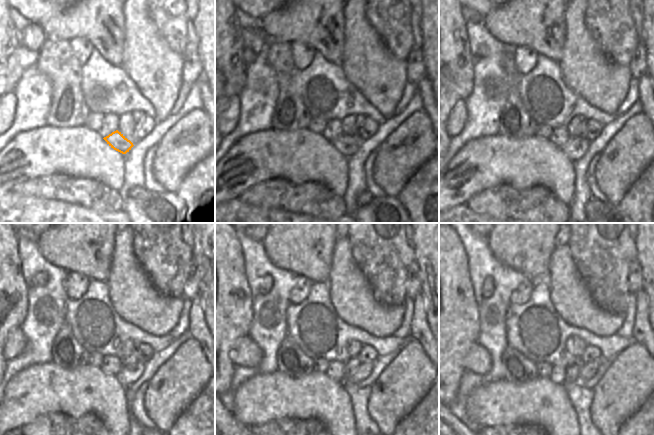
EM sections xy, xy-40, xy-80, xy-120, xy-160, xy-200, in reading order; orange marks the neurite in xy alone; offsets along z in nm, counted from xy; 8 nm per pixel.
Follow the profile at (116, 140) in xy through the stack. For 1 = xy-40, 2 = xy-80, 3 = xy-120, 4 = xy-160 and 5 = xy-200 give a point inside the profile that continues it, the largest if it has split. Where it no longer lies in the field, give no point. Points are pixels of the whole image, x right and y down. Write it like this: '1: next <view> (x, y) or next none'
1: next xy-40 (347, 145)
2: next xy-80 (576, 146)
3: next xy-120 (129, 373)
4: next xy-160 (363, 370)
5: next xy-200 (587, 371)

